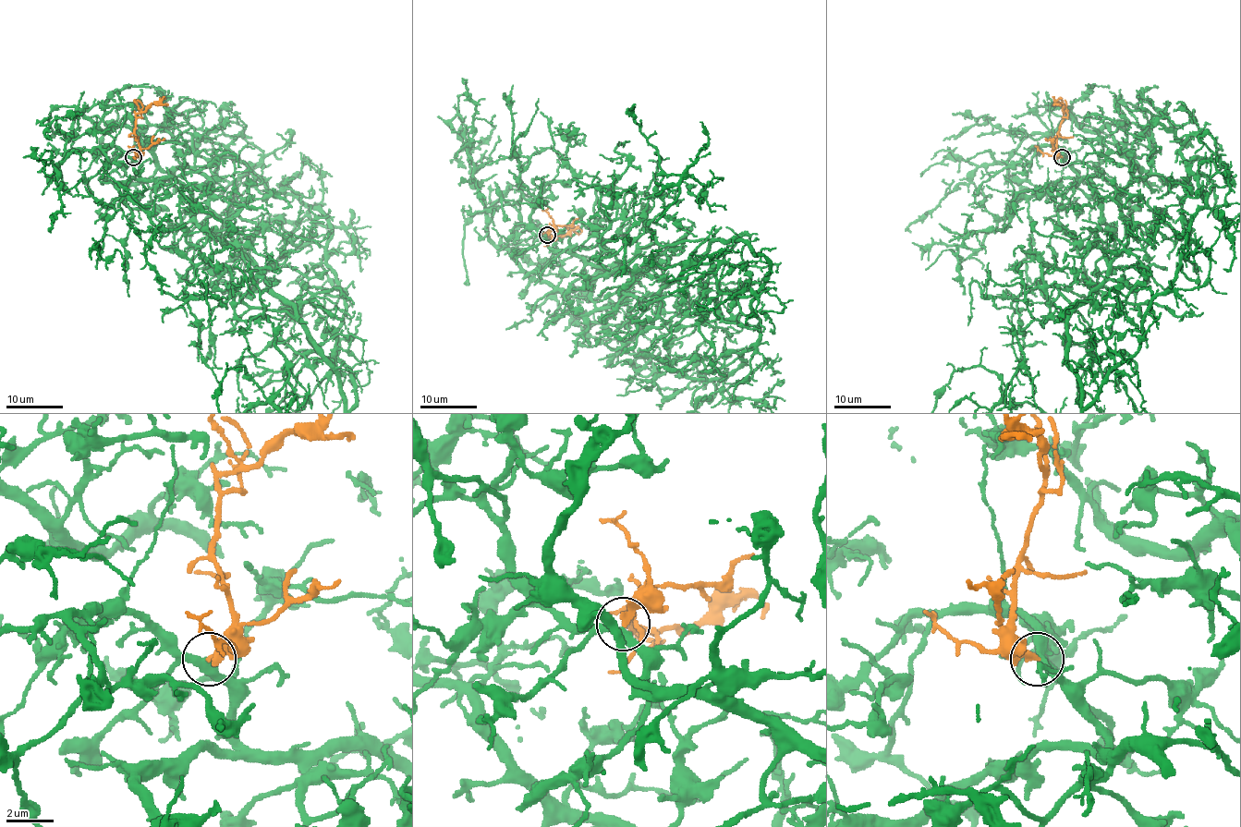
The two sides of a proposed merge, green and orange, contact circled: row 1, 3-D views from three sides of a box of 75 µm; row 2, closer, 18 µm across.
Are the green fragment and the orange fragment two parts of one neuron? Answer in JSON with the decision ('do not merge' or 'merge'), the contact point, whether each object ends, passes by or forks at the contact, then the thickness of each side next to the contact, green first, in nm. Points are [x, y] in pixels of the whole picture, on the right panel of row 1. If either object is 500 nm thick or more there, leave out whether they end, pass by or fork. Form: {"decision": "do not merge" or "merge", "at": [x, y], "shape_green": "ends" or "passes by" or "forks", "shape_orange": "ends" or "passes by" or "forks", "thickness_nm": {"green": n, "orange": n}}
{"decision": "merge", "at": [1062, 157], "shape_green": "passes by", "shape_orange": "ends", "thickness_nm": {"green": 320, "orange": 280}}

